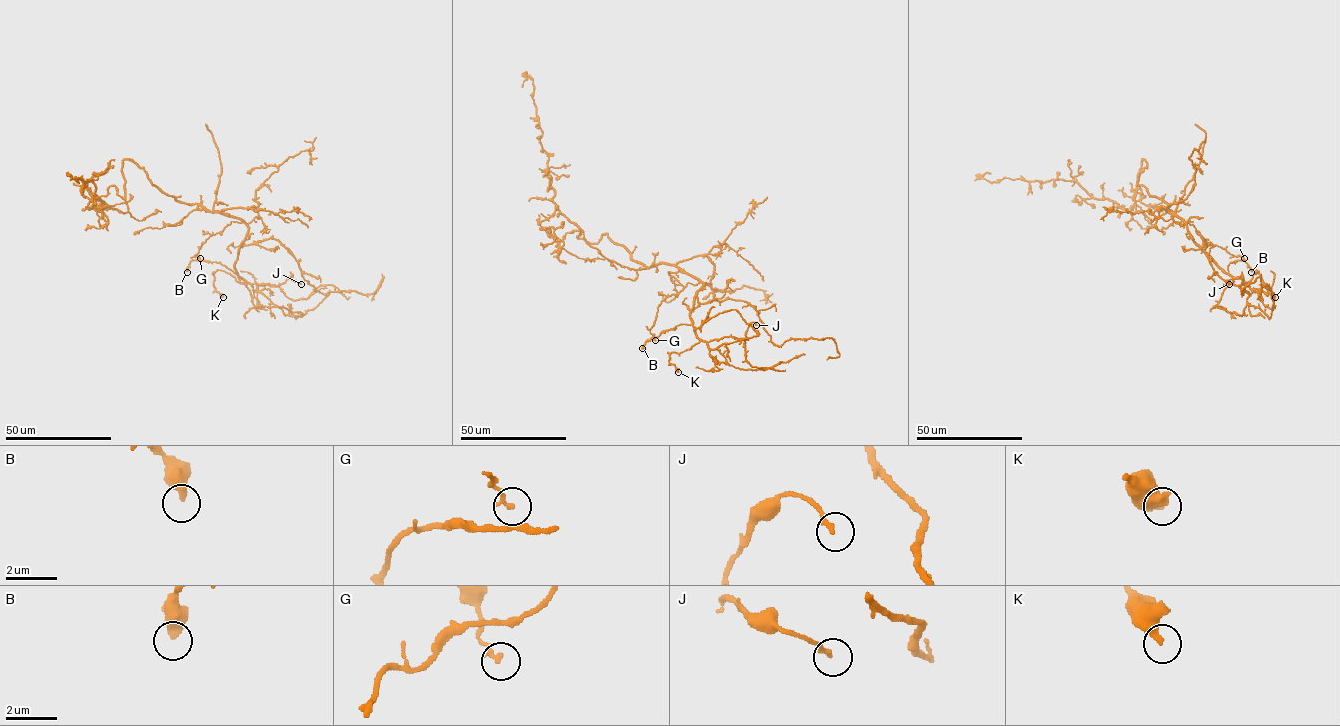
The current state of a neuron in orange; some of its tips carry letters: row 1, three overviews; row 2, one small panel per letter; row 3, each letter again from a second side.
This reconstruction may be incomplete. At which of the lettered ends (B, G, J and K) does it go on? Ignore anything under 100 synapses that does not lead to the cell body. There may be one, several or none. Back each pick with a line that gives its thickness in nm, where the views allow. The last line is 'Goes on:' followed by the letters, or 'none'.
Goes on: none

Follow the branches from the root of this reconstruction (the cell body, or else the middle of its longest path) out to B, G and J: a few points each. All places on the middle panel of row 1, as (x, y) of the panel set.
B: (637, 263), (647, 267), (675, 264), (703, 284), (694, 299), (692, 323), (663, 330), (642, 348)
G: (637, 263), (647, 267), (675, 264), (699, 281), (688, 283), (677, 295), (661, 302), (650, 330), (655, 340)
J: (637, 263), (675, 264), (703, 284), (690, 314), (703, 341), (747, 340), (747, 328), (756, 325)

